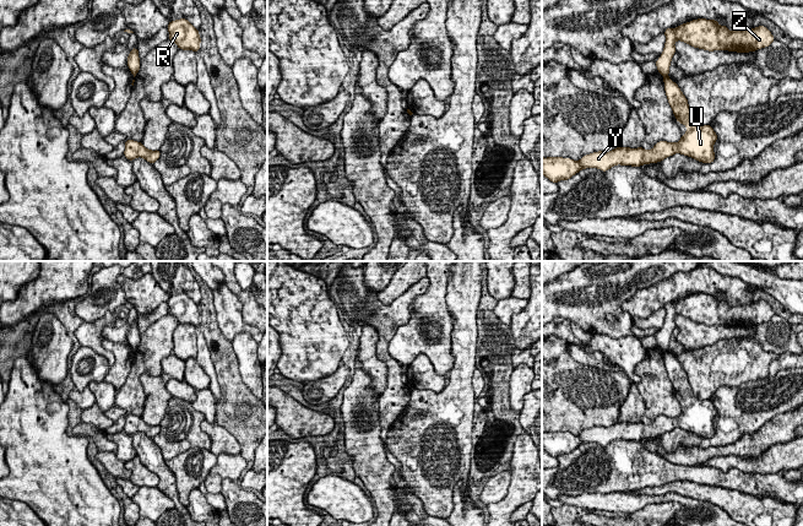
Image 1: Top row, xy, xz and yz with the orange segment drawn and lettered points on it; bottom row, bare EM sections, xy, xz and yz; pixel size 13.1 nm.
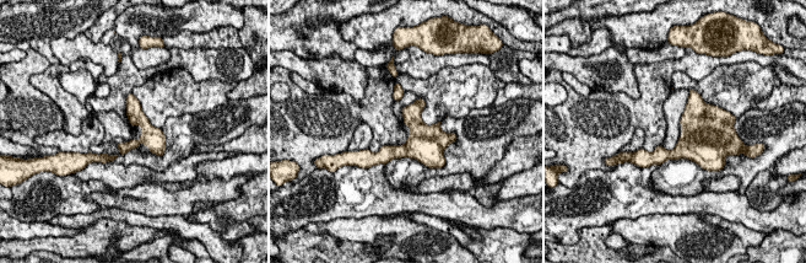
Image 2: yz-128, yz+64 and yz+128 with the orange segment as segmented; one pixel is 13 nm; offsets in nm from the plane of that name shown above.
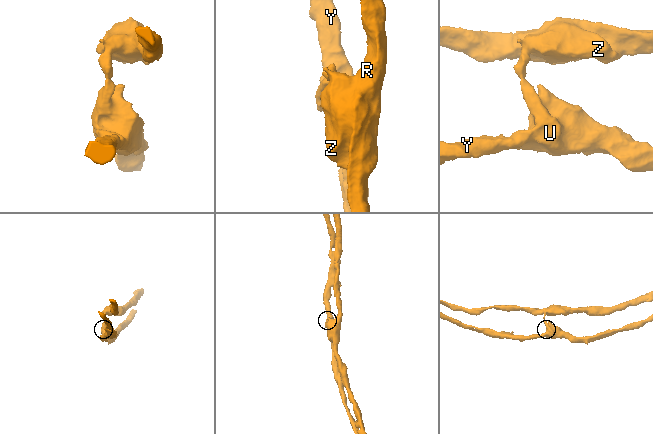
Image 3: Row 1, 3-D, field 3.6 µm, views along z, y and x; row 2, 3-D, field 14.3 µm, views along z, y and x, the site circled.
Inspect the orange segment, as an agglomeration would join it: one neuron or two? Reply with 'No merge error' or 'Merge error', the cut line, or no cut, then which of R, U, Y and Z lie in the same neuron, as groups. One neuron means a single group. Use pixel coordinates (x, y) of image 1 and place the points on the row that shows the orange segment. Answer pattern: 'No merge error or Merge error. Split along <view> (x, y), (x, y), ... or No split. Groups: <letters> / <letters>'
Merge error. Split along yz (667, 75), (665, 77). Groups: R Z / U Y

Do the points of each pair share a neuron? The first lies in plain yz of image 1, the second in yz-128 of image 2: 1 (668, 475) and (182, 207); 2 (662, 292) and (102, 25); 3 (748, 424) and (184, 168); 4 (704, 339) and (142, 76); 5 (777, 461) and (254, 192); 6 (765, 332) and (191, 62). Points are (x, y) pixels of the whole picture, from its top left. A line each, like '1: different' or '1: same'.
1: different
2: same
3: different
4: different
5: different
6: same

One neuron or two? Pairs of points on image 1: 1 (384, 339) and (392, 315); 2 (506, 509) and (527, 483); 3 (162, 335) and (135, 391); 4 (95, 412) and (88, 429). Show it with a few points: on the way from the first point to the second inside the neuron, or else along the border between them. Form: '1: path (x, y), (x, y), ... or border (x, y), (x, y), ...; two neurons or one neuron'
1: path (385, 332), (386, 321); one neuron
2: path (510, 503), (522, 489); one neuron
3: path (152, 348), (147, 359), (136, 370), (135, 378); one neuron
4: border (81, 421), (95, 424), (103, 430); two neurons

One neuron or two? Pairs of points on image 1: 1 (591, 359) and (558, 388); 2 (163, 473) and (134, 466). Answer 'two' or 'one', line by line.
1: two
2: two

